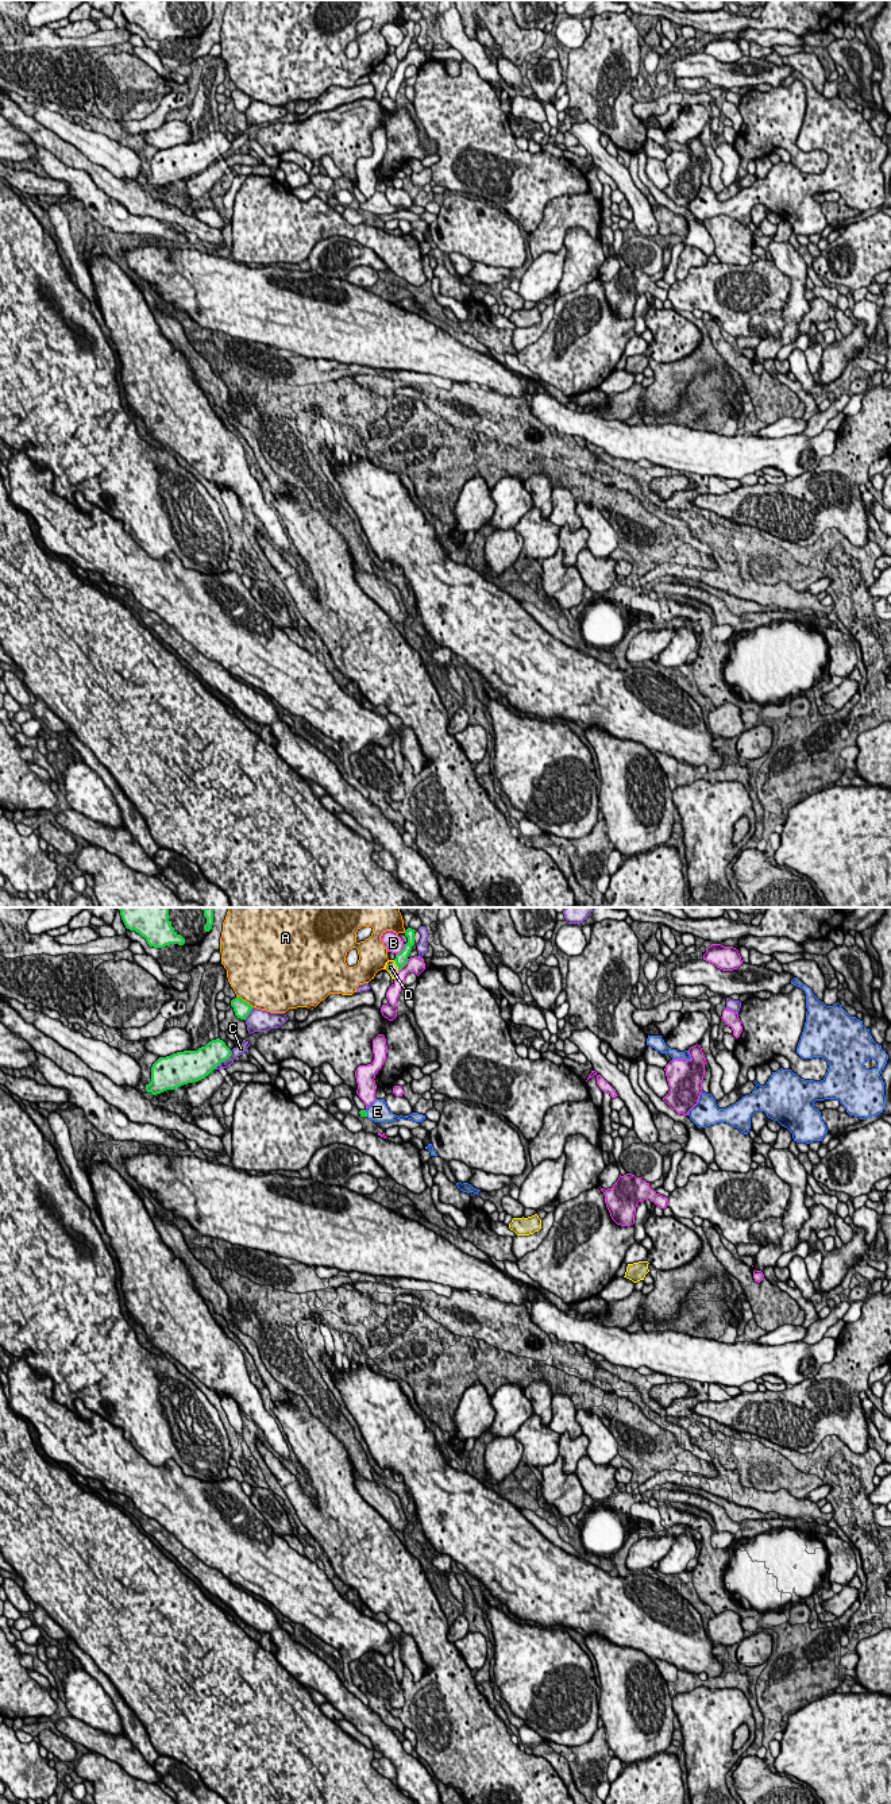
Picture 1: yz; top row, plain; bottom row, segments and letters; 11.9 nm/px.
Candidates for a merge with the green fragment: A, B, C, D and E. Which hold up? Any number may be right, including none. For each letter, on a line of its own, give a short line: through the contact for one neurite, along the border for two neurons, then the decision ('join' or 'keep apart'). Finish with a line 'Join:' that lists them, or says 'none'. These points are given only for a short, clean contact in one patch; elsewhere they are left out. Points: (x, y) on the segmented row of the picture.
A: keep apart
B: keep apart
C: keep apart
D: yz (393, 960), (398, 968) | keep apart
E: yz (362, 1113), (366, 1113), (377, 1111) | join
Join: E

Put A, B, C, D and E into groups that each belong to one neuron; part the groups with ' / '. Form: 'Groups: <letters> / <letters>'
Groups: A / B / C / D / E

